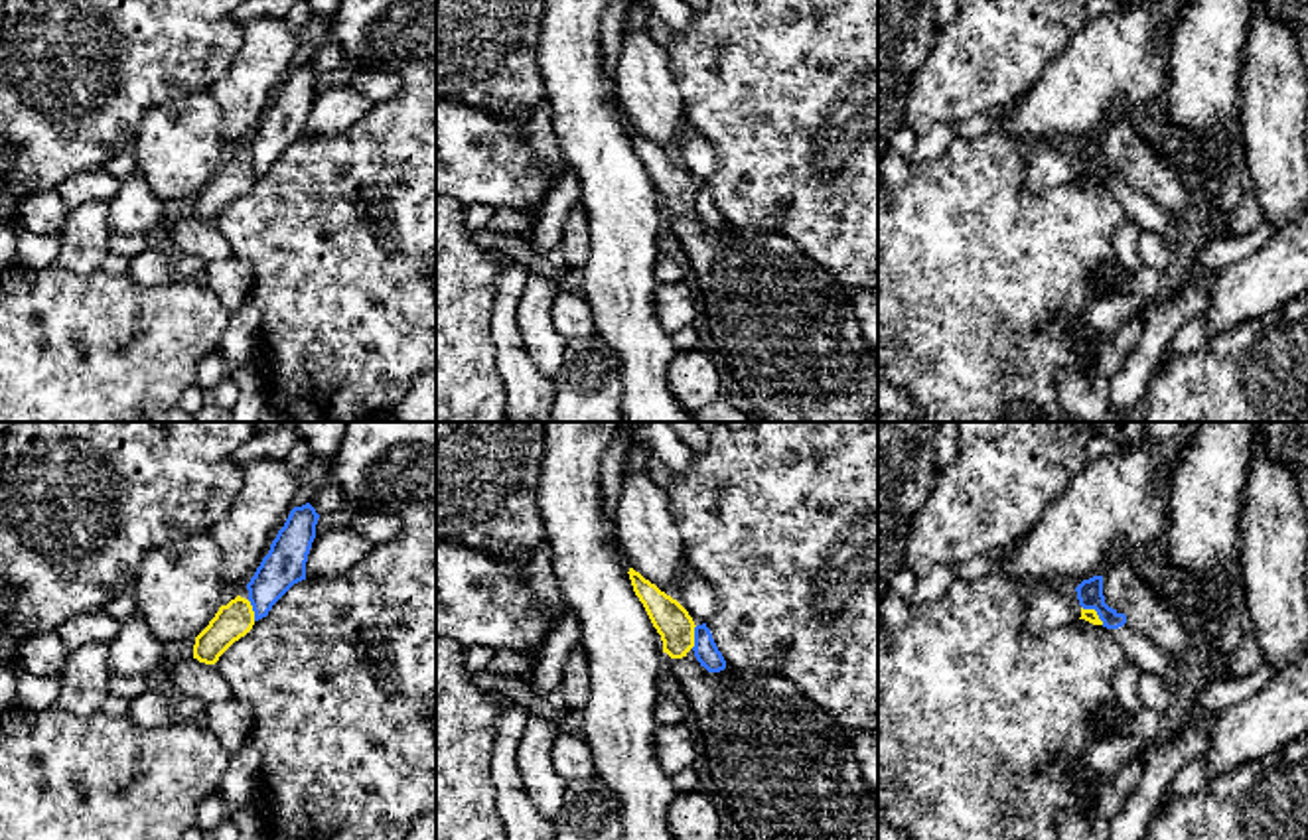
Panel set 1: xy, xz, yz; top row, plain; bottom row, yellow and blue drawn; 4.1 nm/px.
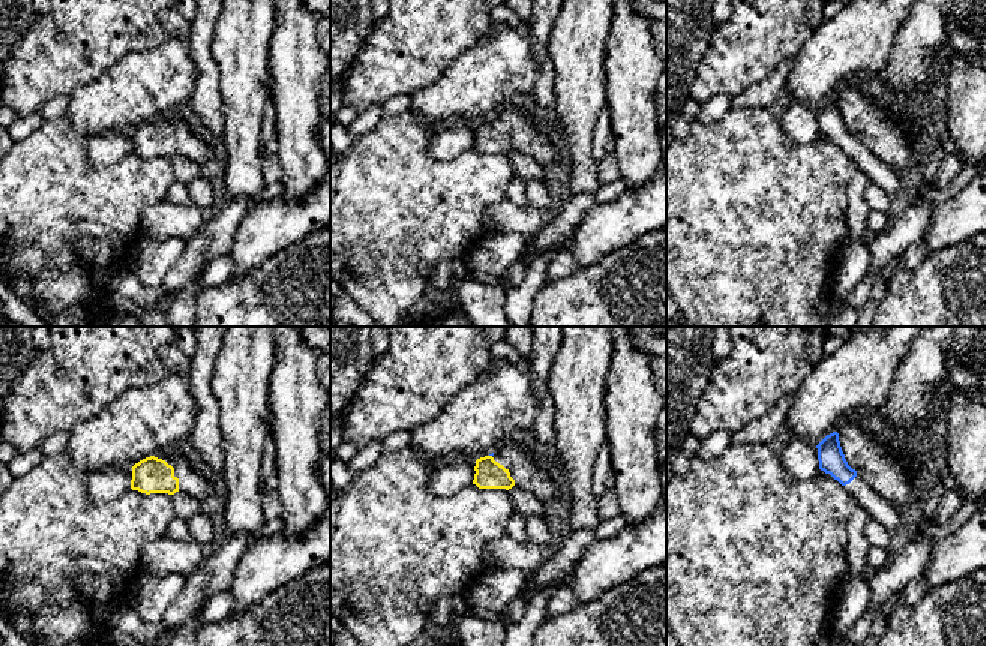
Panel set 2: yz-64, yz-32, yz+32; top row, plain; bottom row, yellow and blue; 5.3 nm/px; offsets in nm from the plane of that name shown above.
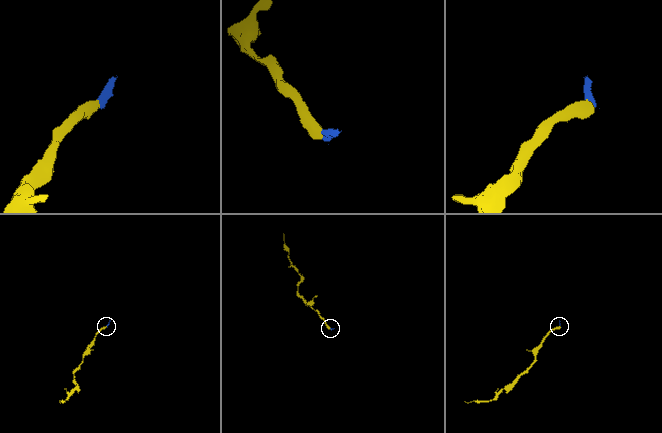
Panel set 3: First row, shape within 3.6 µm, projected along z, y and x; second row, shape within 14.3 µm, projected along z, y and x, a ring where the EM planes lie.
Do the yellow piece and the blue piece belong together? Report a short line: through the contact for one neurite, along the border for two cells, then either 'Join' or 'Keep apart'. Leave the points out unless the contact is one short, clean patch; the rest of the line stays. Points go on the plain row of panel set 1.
Line: yz (1082, 164), (1091, 166), (1103, 182). Keep apart

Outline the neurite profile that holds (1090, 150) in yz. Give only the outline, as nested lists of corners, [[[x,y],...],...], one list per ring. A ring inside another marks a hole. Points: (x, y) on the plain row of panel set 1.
[[[1103,134],[1083,138],[1077,146],[1077,158],[1083,168],[1095,168],[1103,185],[1111,189],[1115,199],[1121,203],[1126,221],[1134,223],[1142,231],[1160,235],[1166,243],[1176,237],[1172,213],[1142,191],[1136,191],[1128,181],[1126,174],[1105,162]]]

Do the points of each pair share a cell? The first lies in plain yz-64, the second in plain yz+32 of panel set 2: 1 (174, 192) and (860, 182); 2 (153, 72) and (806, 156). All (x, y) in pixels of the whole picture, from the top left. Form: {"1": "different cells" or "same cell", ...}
{"1": "same cell", "2": "different cells"}

